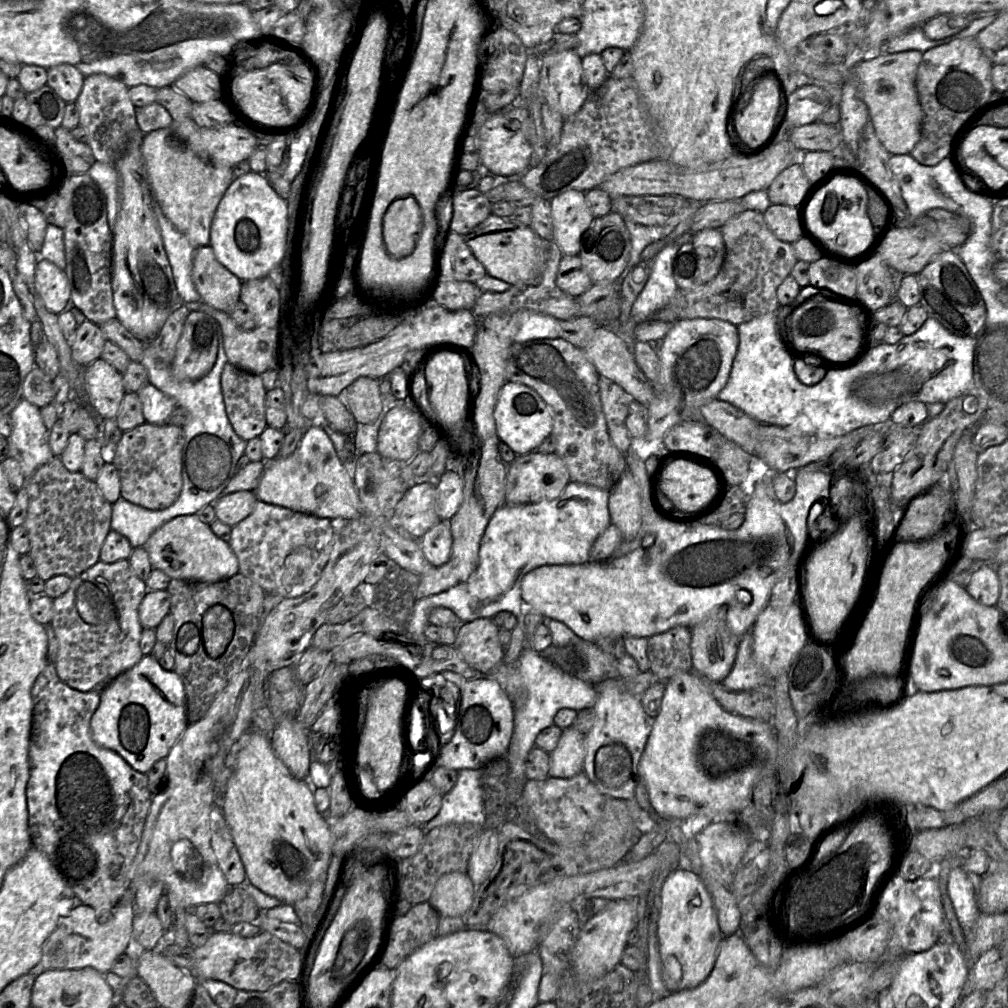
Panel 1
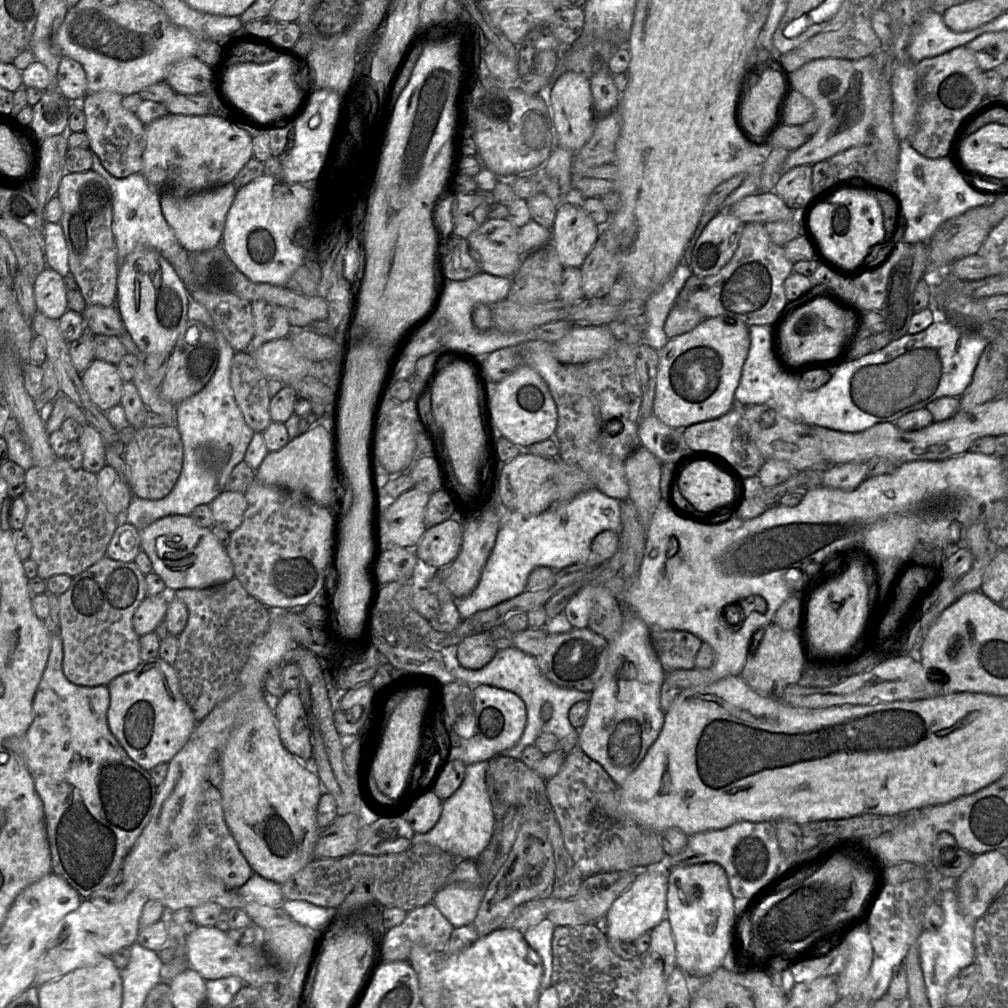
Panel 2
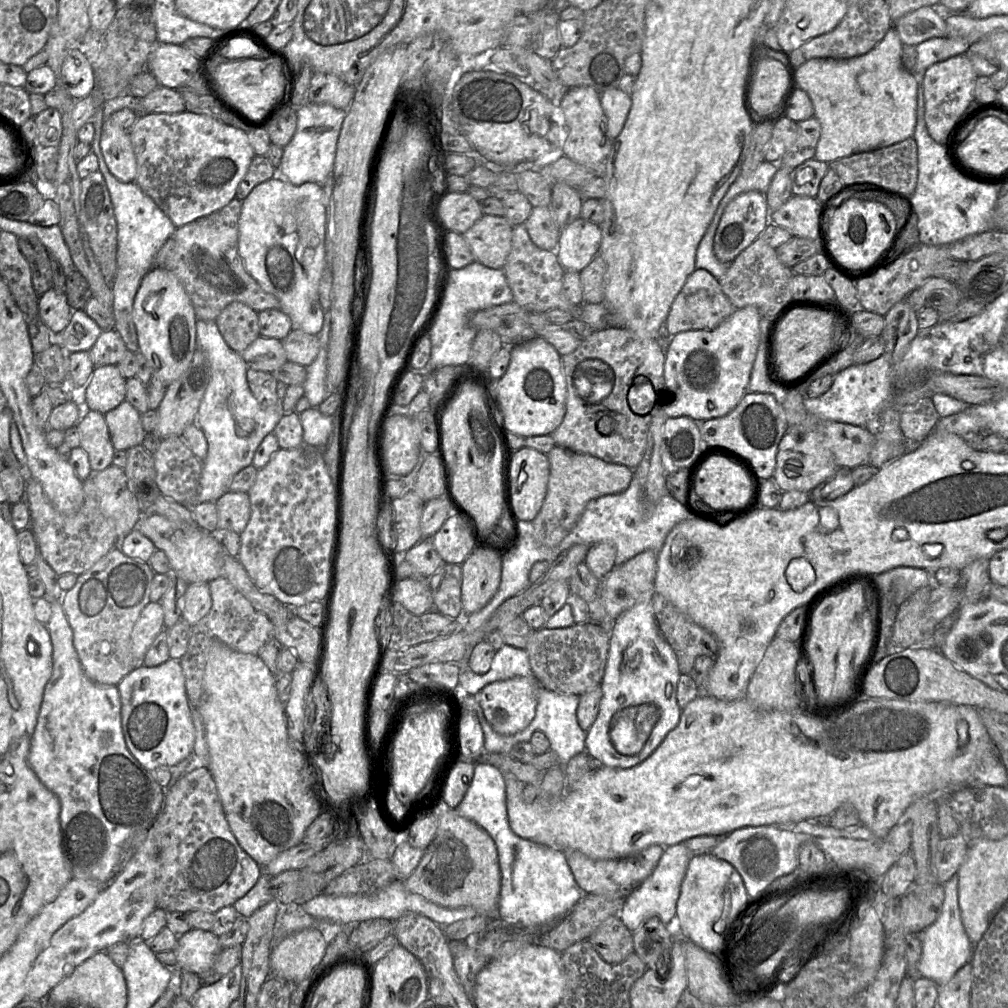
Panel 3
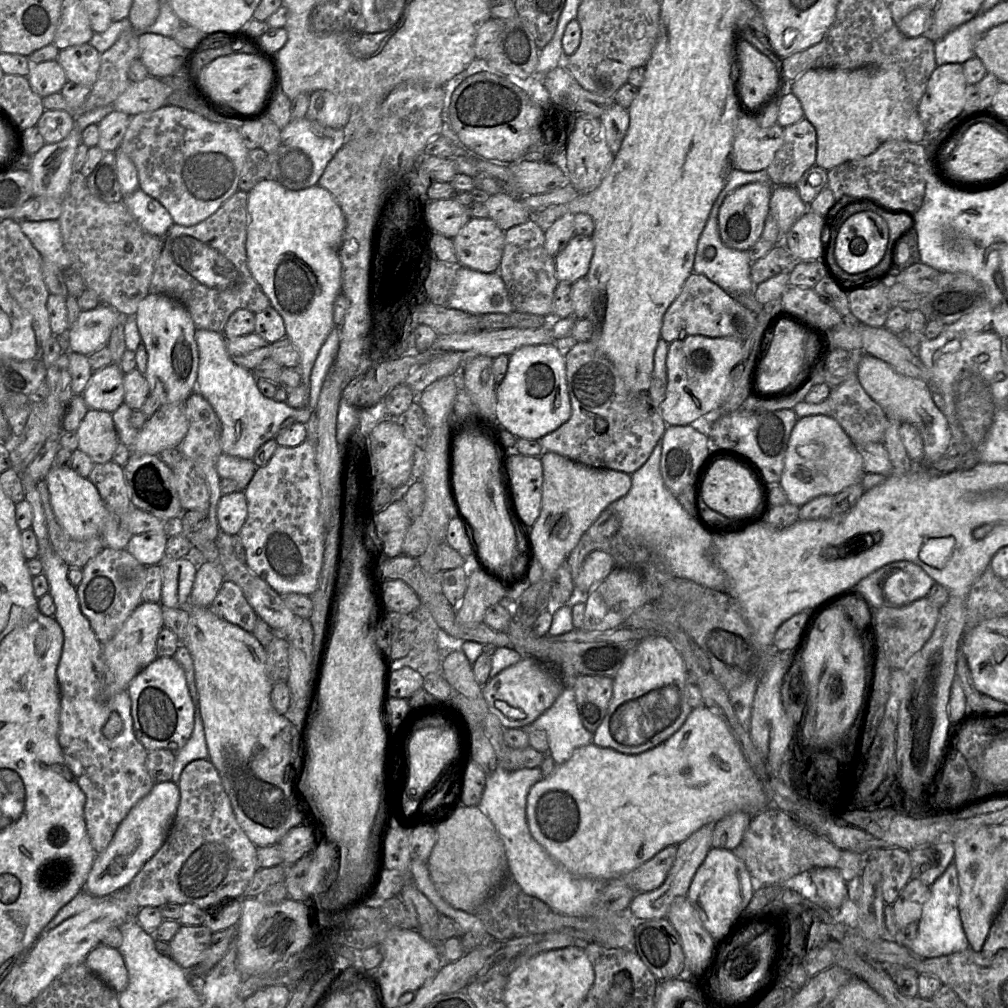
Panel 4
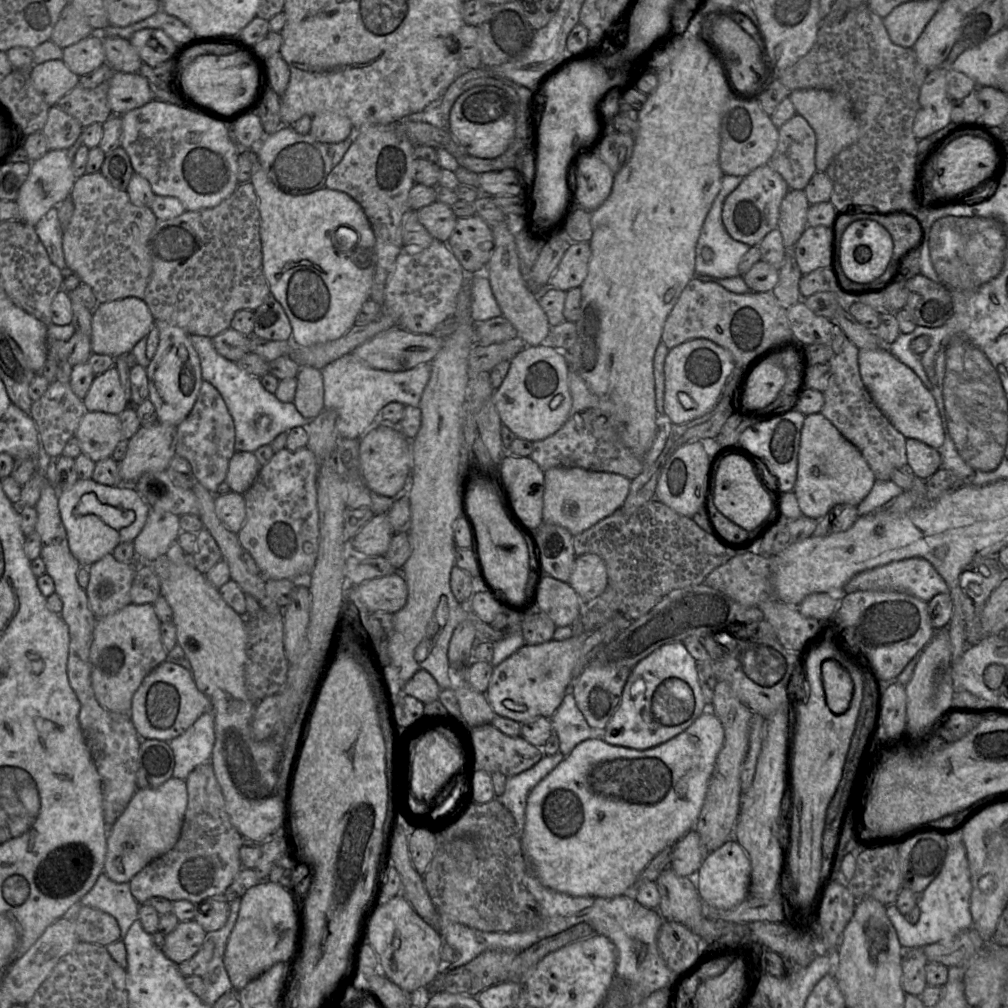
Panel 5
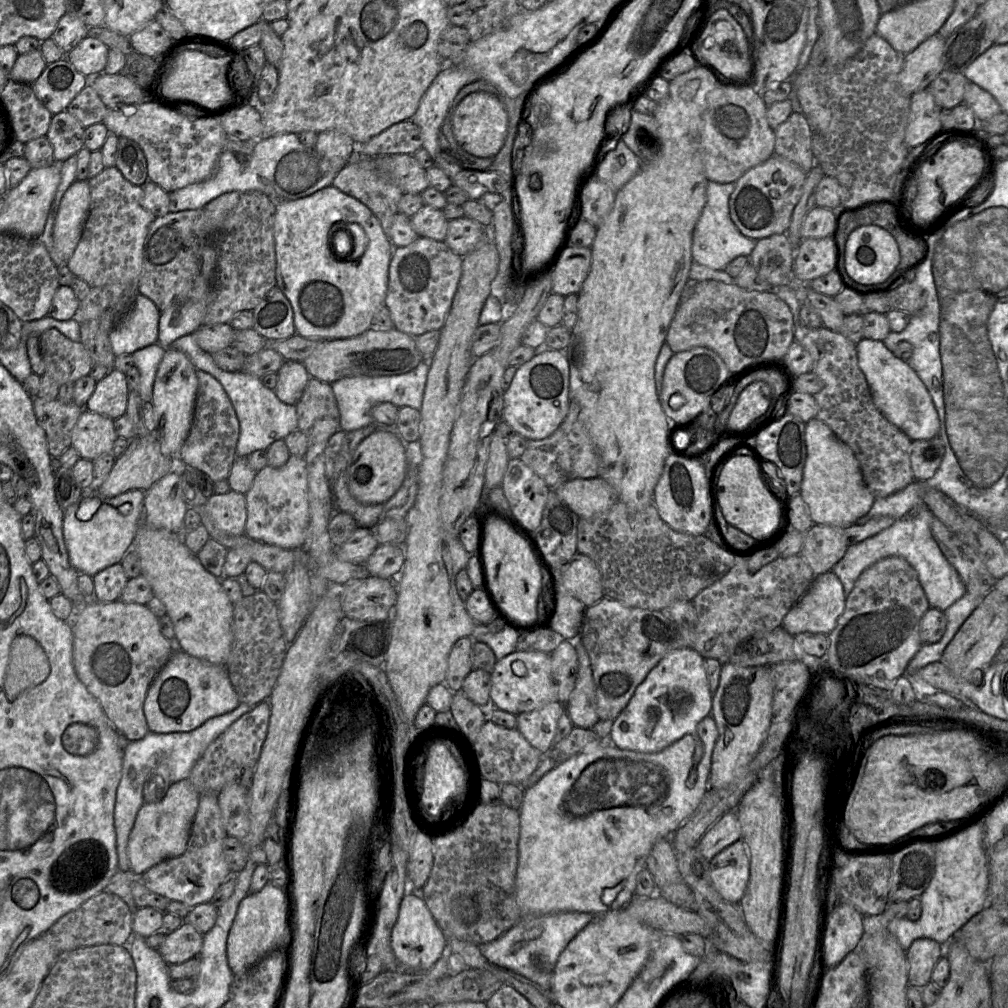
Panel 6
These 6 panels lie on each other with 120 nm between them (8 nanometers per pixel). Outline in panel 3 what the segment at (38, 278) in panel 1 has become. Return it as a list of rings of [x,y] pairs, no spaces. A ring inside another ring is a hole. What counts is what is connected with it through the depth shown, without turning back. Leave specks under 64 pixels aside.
[[[51,288],[39,297],[38,304],[42,322],[54,334],[64,331],[72,314],[66,294]]]

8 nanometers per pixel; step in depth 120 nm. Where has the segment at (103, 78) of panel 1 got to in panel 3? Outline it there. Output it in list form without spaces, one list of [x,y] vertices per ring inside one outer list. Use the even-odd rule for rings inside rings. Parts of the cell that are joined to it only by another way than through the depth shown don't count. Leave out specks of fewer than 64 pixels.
[[[107,118],[102,126],[100,149],[113,176],[124,183],[135,182],[137,162],[129,130]]]

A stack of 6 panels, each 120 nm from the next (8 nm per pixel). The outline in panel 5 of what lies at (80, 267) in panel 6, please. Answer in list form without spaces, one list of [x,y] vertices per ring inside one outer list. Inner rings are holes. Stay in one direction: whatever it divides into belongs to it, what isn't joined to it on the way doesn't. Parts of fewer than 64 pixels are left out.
[[[100,172],[77,178],[69,197],[74,211],[62,236],[67,268],[91,287],[98,303],[128,297],[144,300],[152,272],[149,239],[157,223],[154,213],[134,205],[126,191],[114,188]]]

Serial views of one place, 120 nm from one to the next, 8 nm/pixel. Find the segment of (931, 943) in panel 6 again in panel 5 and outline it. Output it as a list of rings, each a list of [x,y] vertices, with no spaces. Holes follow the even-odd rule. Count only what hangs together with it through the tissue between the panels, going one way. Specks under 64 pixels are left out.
[[[911,947],[903,950],[902,987],[906,994],[920,996],[927,986],[927,957],[922,947]]]

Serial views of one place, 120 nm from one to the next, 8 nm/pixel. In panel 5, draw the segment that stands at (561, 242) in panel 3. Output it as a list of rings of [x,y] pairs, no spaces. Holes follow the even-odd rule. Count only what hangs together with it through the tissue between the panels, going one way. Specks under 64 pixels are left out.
[[[571,242],[548,286],[565,292],[580,287],[587,277],[590,257],[591,247],[589,242]]]

